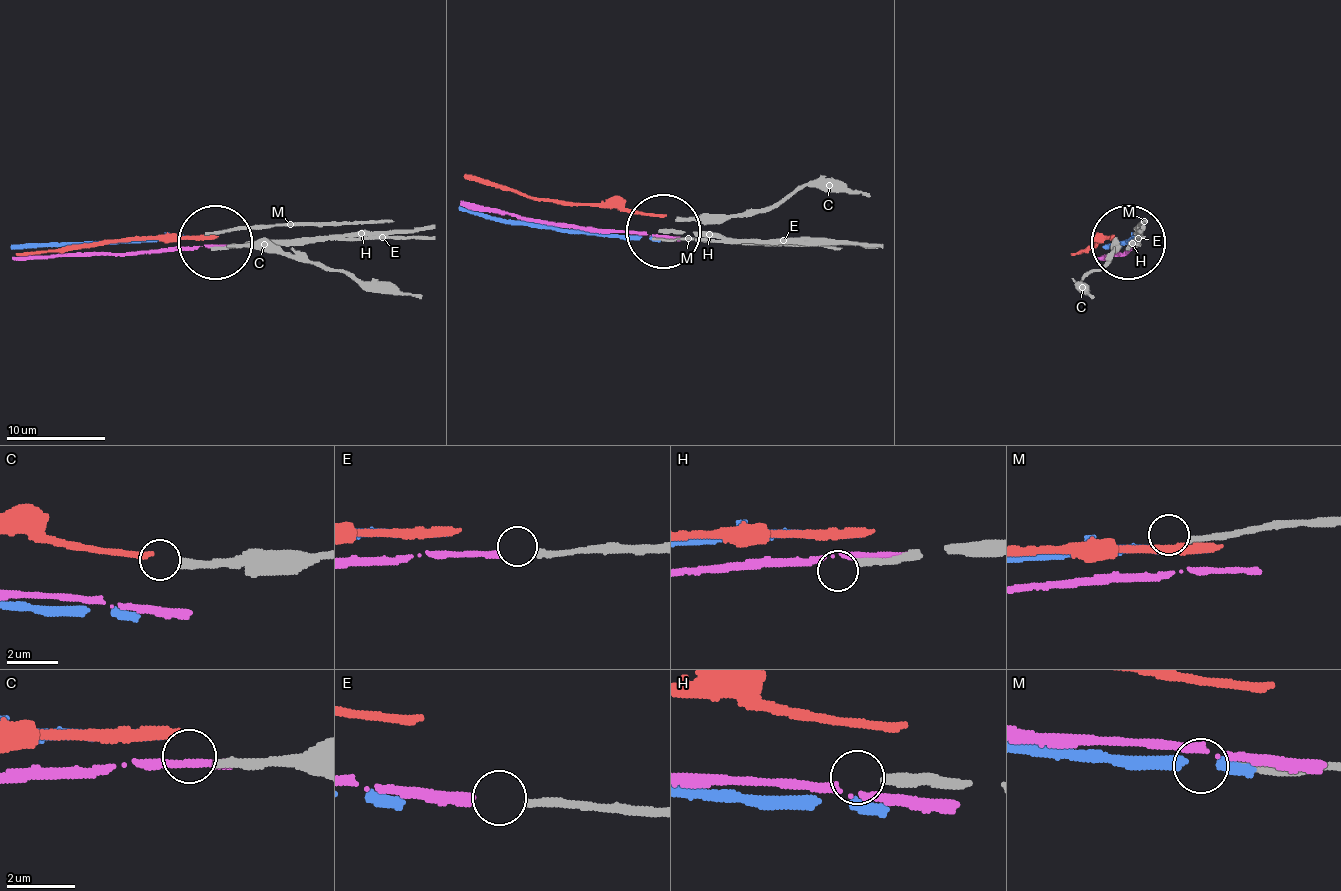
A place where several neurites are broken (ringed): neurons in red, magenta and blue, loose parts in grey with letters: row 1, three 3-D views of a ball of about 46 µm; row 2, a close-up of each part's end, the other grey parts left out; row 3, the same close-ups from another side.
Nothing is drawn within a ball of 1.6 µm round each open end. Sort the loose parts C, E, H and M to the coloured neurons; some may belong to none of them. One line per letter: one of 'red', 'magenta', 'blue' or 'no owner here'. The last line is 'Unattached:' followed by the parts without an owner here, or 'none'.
C: no owner here
E: magenta
H: no owner here
M: no owner here
Unattached: C, H, M

